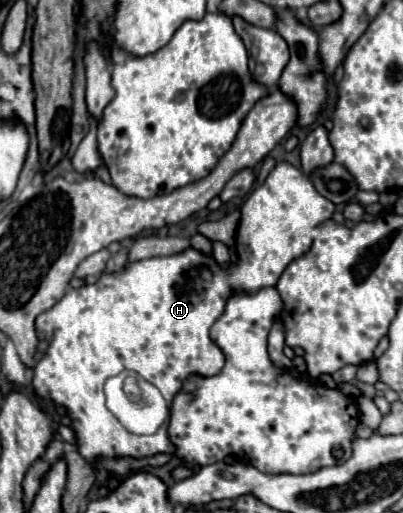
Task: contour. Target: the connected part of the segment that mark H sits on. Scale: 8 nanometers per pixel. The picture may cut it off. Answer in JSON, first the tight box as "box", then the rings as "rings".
{"box":[32,162,334,466],"rings":[[[280,162],[280,164],[276,164],[276,170],[272,170],[272,172],[268,174],[268,178],[264,180],[264,184],[251,192],[241,206],[240,212],[240,221],[236,231],[236,235],[238,235],[236,236],[236,251],[238,251],[237,253],[239,256],[236,262],[232,262],[228,264],[228,266],[220,266],[220,264],[216,264],[216,260],[214,260],[212,256],[202,254],[202,252],[196,250],[196,248],[186,248],[184,252],[178,252],[178,254],[172,254],[172,256],[156,256],[156,258],[134,260],[134,262],[130,262],[128,266],[124,266],[120,272],[102,272],[100,278],[98,278],[98,282],[94,282],[94,284],[84,284],[84,286],[80,286],[80,288],[76,288],[76,290],[68,290],[68,292],[62,296],[60,302],[56,302],[50,310],[42,312],[42,314],[36,318],[38,338],[40,338],[40,340],[48,340],[50,344],[48,344],[48,350],[44,352],[42,360],[36,362],[36,366],[34,366],[34,380],[32,380],[34,392],[36,392],[42,400],[52,400],[54,404],[60,404],[60,406],[64,406],[64,408],[68,410],[68,414],[70,414],[70,418],[72,418],[72,430],[74,430],[74,434],[76,434],[76,448],[78,448],[78,452],[88,460],[90,466],[96,466],[98,458],[122,458],[122,456],[146,458],[146,456],[154,456],[154,454],[160,454],[160,452],[162,452],[162,454],[174,454],[174,444],[172,444],[170,438],[168,438],[168,426],[166,426],[166,424],[160,426],[160,430],[158,430],[156,434],[152,434],[152,436],[134,436],[134,434],[126,432],[122,424],[118,424],[118,420],[114,418],[114,414],[106,408],[106,398],[104,398],[104,382],[106,382],[106,378],[116,376],[116,374],[120,374],[122,370],[134,370],[134,372],[138,372],[140,376],[144,376],[148,382],[152,382],[152,384],[162,392],[162,396],[166,398],[166,402],[172,402],[174,396],[180,392],[182,382],[184,382],[190,374],[202,374],[202,376],[214,376],[214,374],[218,374],[218,372],[222,370],[224,356],[222,356],[220,348],[210,340],[210,326],[214,324],[214,320],[218,320],[218,316],[222,316],[226,300],[228,300],[232,294],[240,292],[240,290],[244,290],[244,294],[254,294],[254,292],[258,292],[260,288],[276,286],[280,274],[286,270],[286,266],[288,266],[292,260],[304,256],[304,254],[310,250],[310,246],[312,246],[312,230],[314,230],[318,224],[322,224],[322,222],[326,222],[326,220],[332,218],[332,214],[334,214],[334,204],[316,192],[316,188],[310,184],[310,180],[306,178],[304,172],[300,174],[300,170],[294,168],[292,164]]]}

